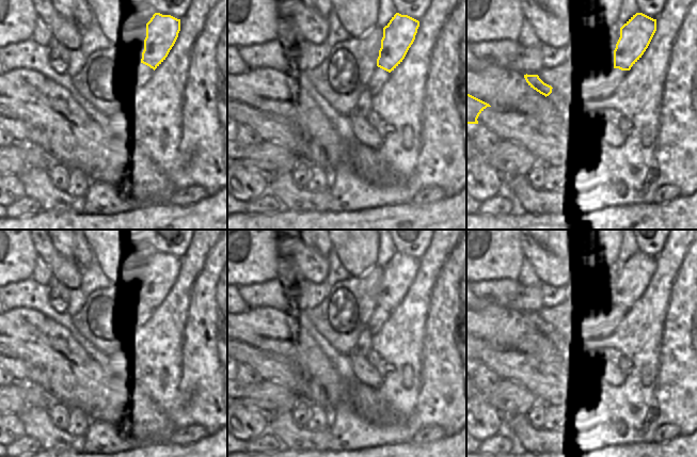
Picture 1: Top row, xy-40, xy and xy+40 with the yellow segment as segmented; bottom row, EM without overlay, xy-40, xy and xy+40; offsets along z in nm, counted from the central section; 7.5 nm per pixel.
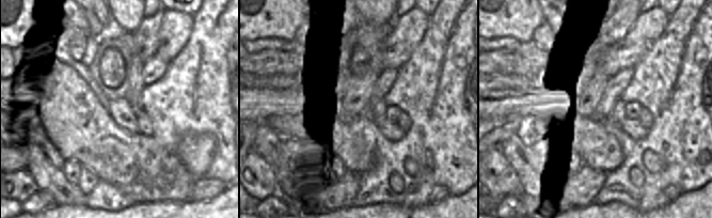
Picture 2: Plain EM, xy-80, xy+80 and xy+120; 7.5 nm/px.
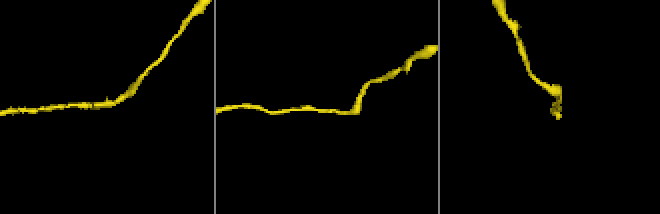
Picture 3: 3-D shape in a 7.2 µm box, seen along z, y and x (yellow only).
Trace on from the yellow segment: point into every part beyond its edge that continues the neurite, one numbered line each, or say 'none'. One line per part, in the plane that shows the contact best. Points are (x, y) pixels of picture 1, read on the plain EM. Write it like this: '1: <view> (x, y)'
none.

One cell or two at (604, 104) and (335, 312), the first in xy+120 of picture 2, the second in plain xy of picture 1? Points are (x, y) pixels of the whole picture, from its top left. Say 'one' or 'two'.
two

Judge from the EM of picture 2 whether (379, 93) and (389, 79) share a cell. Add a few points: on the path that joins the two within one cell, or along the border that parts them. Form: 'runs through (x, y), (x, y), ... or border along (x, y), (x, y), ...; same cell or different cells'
runs through (380, 90), (385, 82); same cell

